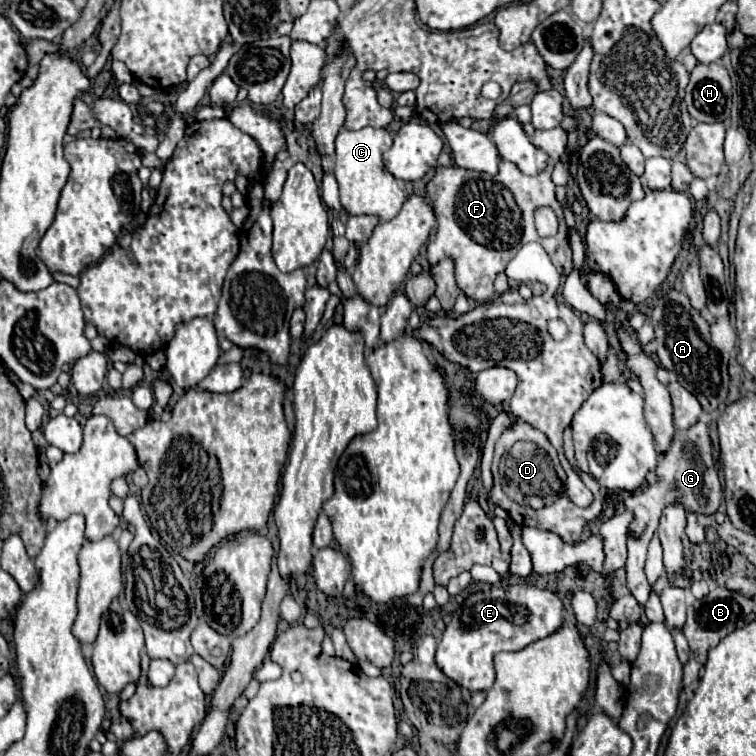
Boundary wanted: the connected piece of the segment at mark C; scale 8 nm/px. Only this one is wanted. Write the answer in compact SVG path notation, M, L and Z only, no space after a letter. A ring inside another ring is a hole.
M364 127L360 131L342 129L336 137L336 181L340 187L340 203L350 215L376 215L380 221L394 219L406 199L398 181L382 163L384 151L392 147L392 135L386 129Z

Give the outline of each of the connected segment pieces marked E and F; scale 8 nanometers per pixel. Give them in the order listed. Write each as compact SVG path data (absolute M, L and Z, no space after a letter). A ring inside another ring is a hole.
M526 583L506 589L486 587L472 593L454 613L436 649L436 665L460 687L488 691L494 683L494 655L498 651L520 651L526 645L556 633L564 623L564 605L560 597L548 589L538 589Z
M554 127L550 131L536 131L534 145L544 149L544 153L548 155L546 169L536 177L528 177L518 167L502 161L498 175L484 175L460 167L436 167L436 173L426 187L438 223L434 237L428 241L428 263L436 265L444 259L452 259L456 285L468 299L474 299L478 303L494 299L496 275L506 269L512 255L516 255L520 245L528 241L542 243L560 275L568 275L572 271L568 229L564 225L562 207L556 201L556 185L550 179L554 165L560 161L560 155L566 149L566 133L560 127ZM538 207L552 207L558 215L560 229L556 237L542 239L536 233L534 209Z

